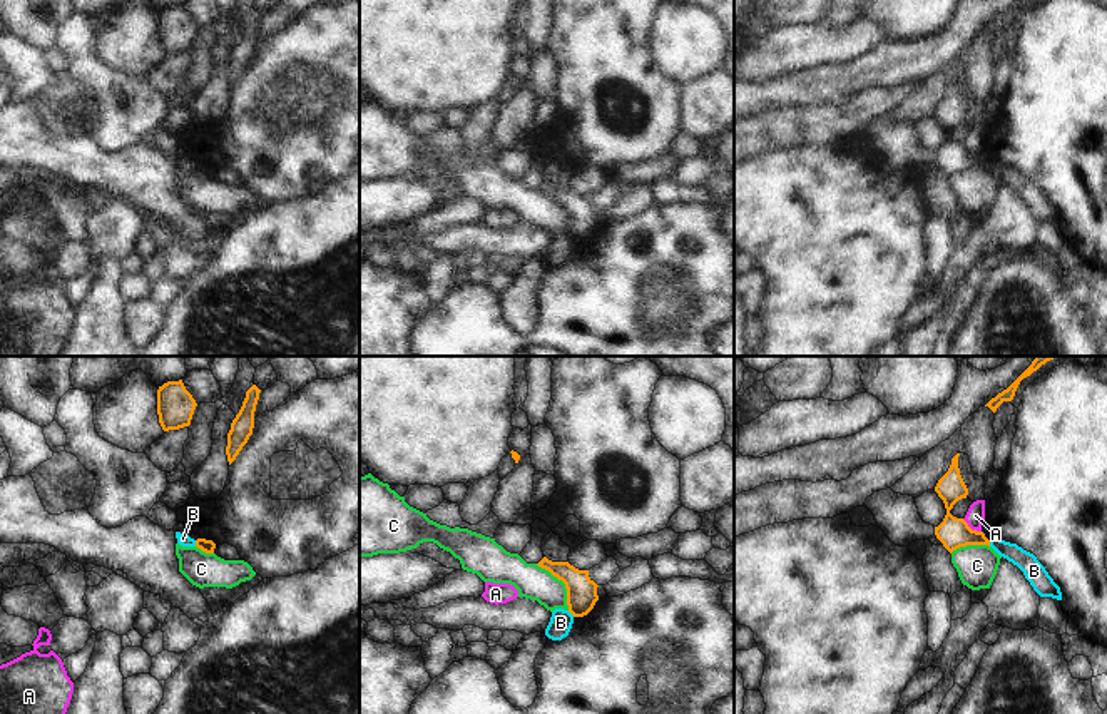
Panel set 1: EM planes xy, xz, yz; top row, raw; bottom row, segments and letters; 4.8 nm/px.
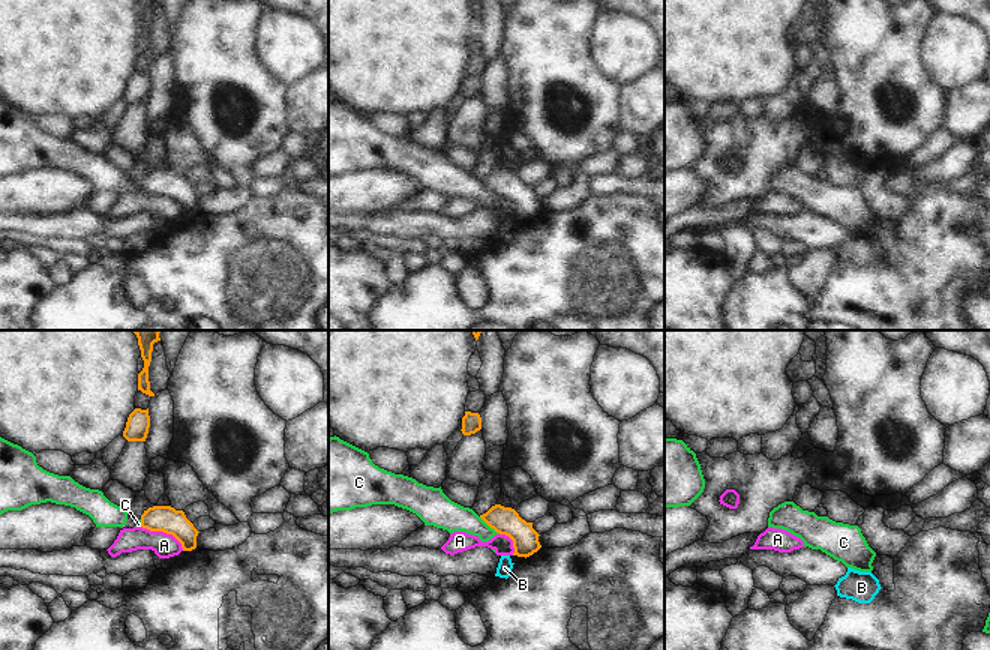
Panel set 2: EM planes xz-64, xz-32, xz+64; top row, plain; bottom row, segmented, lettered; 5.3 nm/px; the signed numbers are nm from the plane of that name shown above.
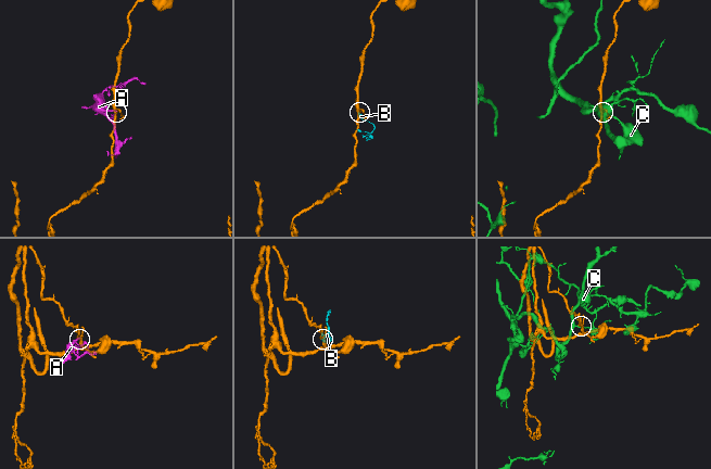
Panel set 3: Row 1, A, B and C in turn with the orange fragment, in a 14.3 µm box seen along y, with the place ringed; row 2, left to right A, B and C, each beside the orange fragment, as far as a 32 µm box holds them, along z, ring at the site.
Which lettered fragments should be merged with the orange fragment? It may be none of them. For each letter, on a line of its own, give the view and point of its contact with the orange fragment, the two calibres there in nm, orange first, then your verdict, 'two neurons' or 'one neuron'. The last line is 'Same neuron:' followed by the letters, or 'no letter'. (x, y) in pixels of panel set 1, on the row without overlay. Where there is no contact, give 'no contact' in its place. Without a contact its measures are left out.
A: contact yz (970, 154); calibres 150 and 90 nm; two neurons
B: contact xy (196, 169); calibres 60 and 60 nm; two neurons
C: contact xz (562, 206); calibres 140 and 160 nm; two neurons
Same neuron: no letter

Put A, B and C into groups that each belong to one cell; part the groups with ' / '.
A / B / C

